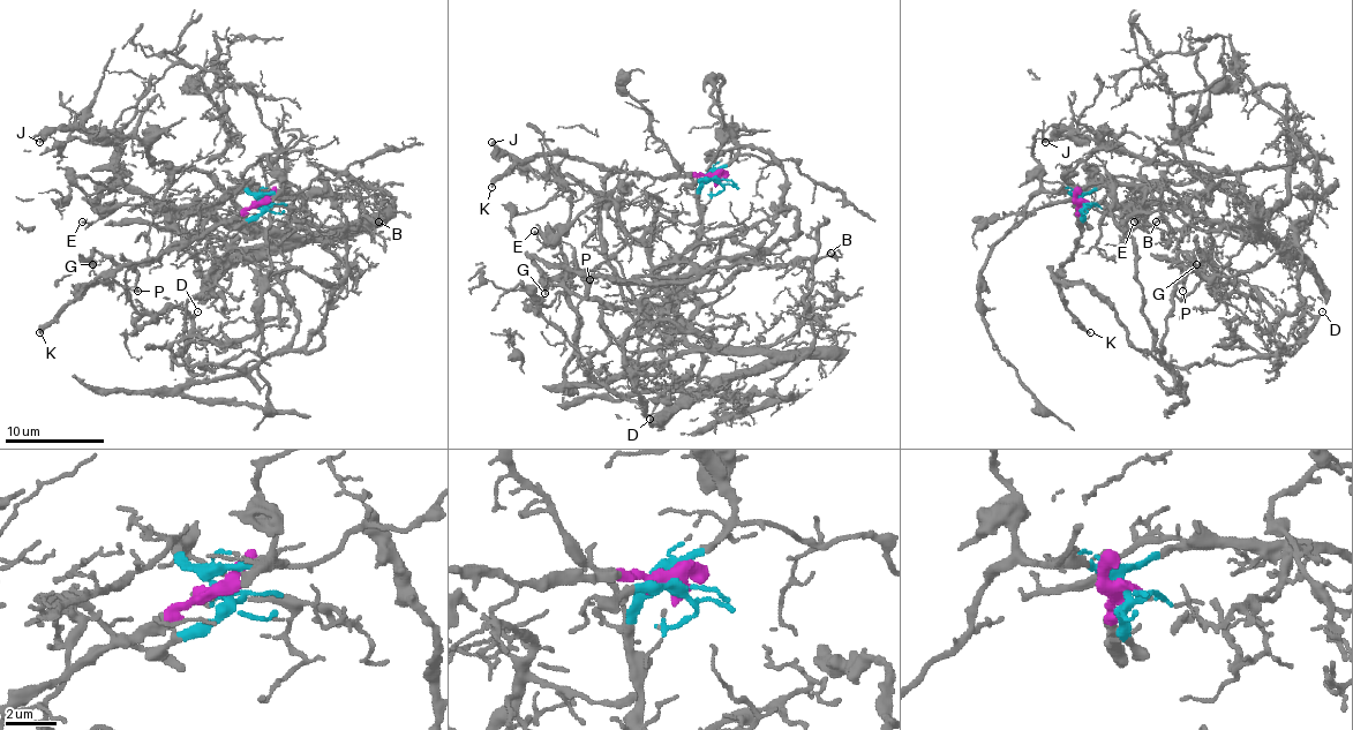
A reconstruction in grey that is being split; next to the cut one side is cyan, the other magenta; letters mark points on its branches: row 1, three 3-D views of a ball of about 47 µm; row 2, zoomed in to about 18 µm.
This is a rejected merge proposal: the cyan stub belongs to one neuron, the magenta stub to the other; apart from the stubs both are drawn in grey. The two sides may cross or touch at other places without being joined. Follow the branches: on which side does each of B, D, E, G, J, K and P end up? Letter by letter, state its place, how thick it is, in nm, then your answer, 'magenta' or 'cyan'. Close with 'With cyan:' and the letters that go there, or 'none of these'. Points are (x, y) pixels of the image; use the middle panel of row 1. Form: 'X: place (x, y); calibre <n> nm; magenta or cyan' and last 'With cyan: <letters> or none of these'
B: place (831, 253); calibre 140 nm; cyan
D: place (649, 419); calibre 150 nm; cyan
E: place (534, 231); calibre 140 nm; cyan
G: place (545, 293); calibre 170 nm; cyan
J: place (491, 142); calibre 280 nm; cyan
K: place (491, 187); calibre 280 nm; magenta
P: place (589, 279); calibre 180 nm; cyan
With cyan: B, D, E, G, J, P

